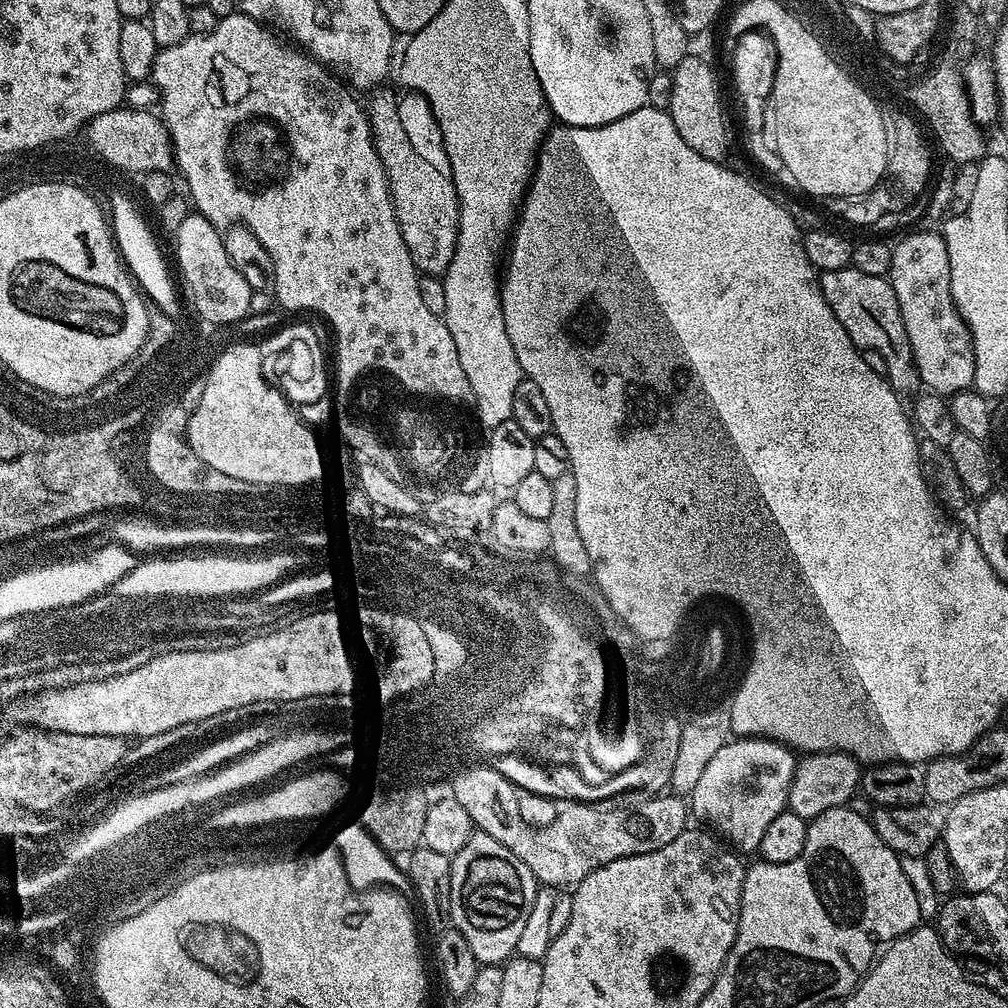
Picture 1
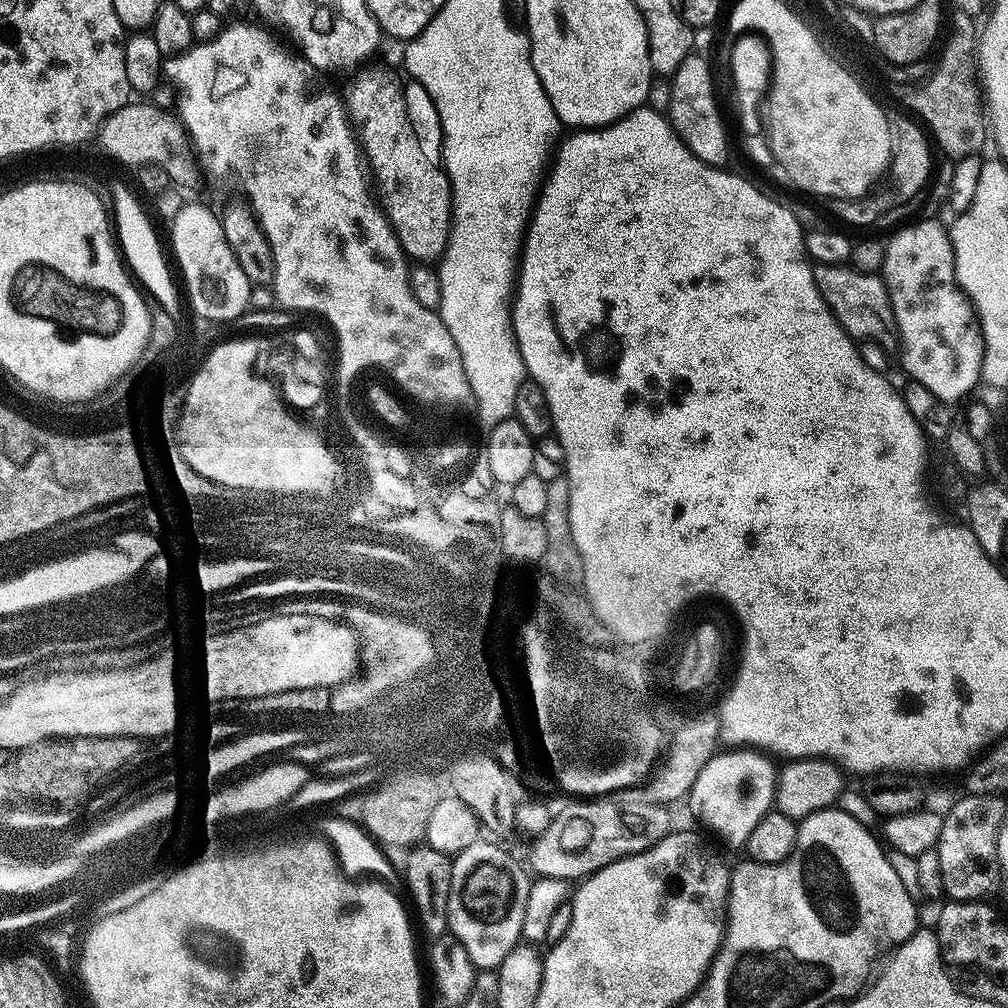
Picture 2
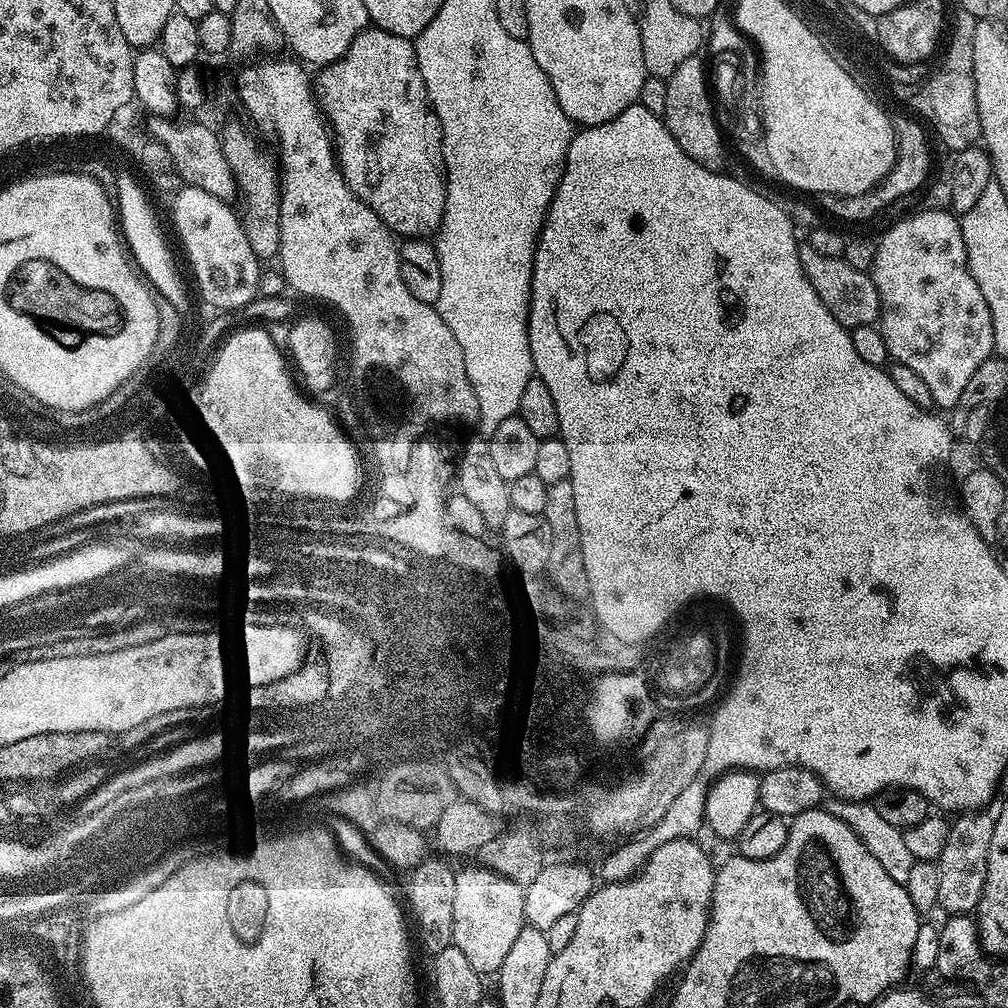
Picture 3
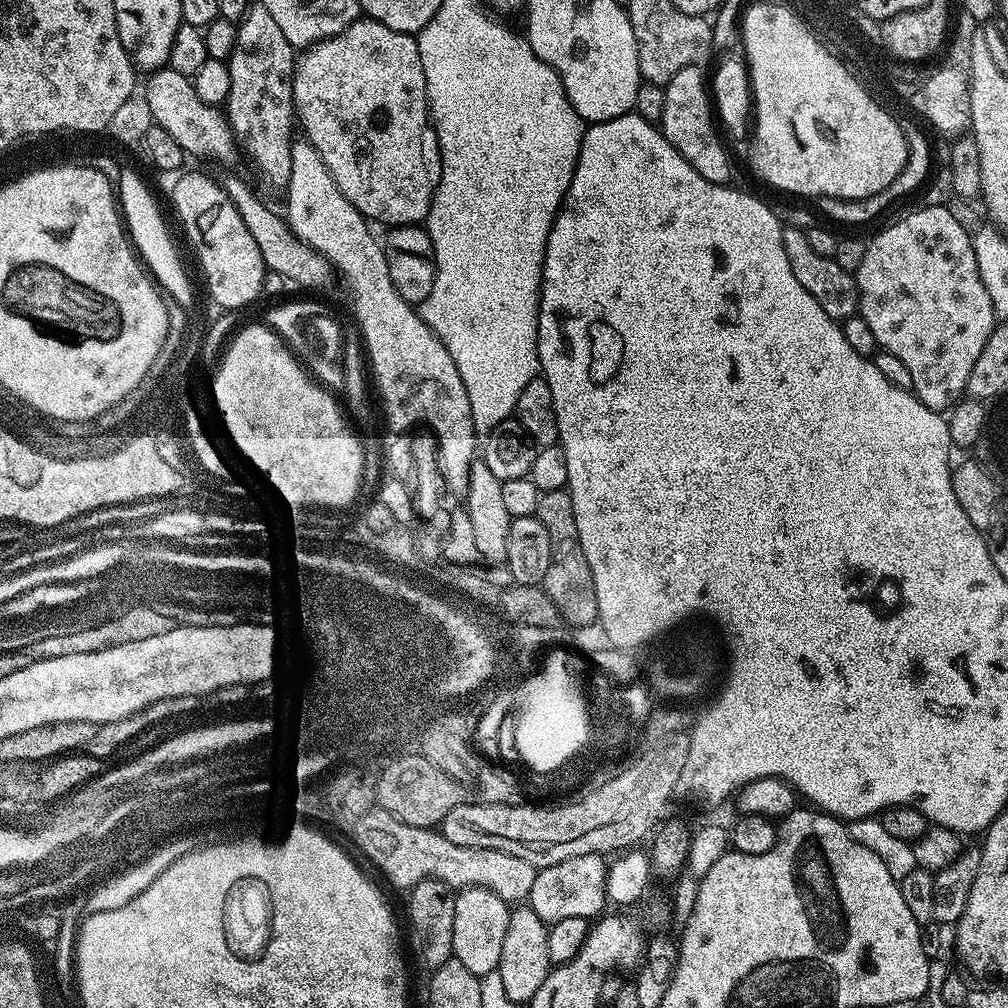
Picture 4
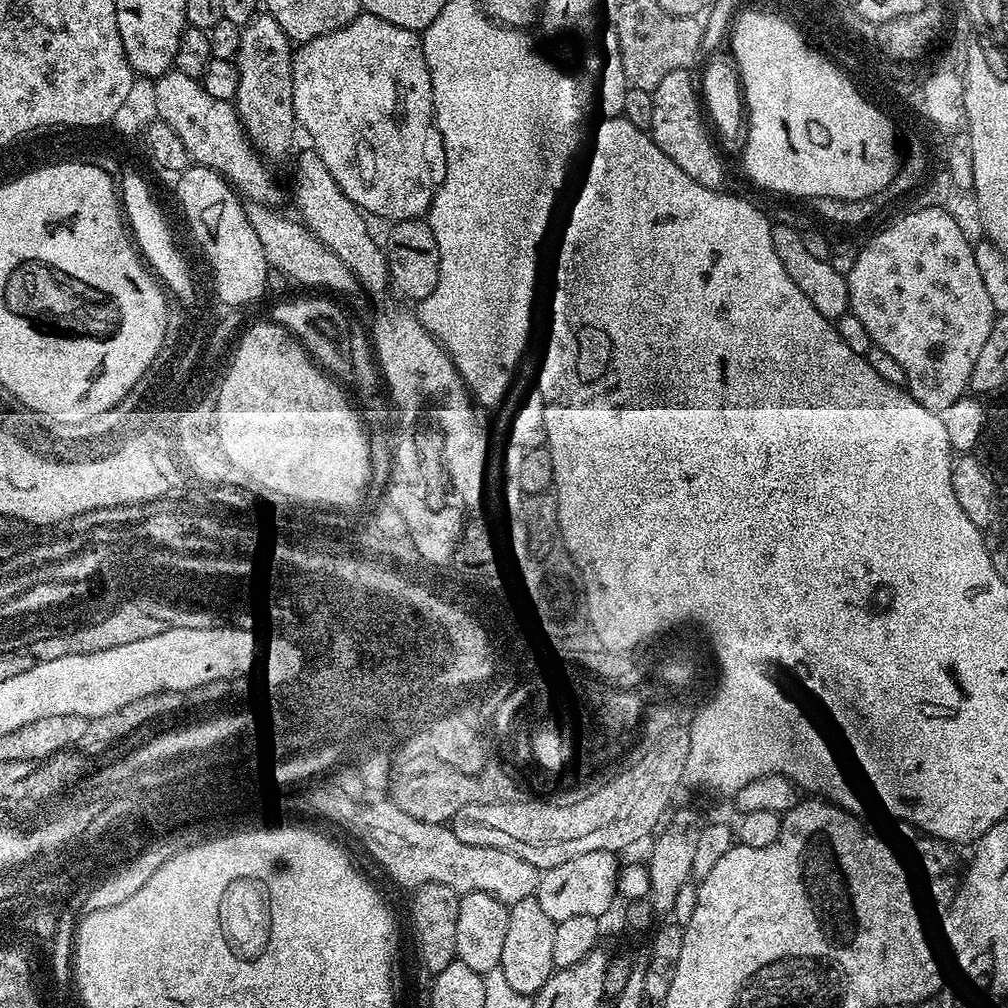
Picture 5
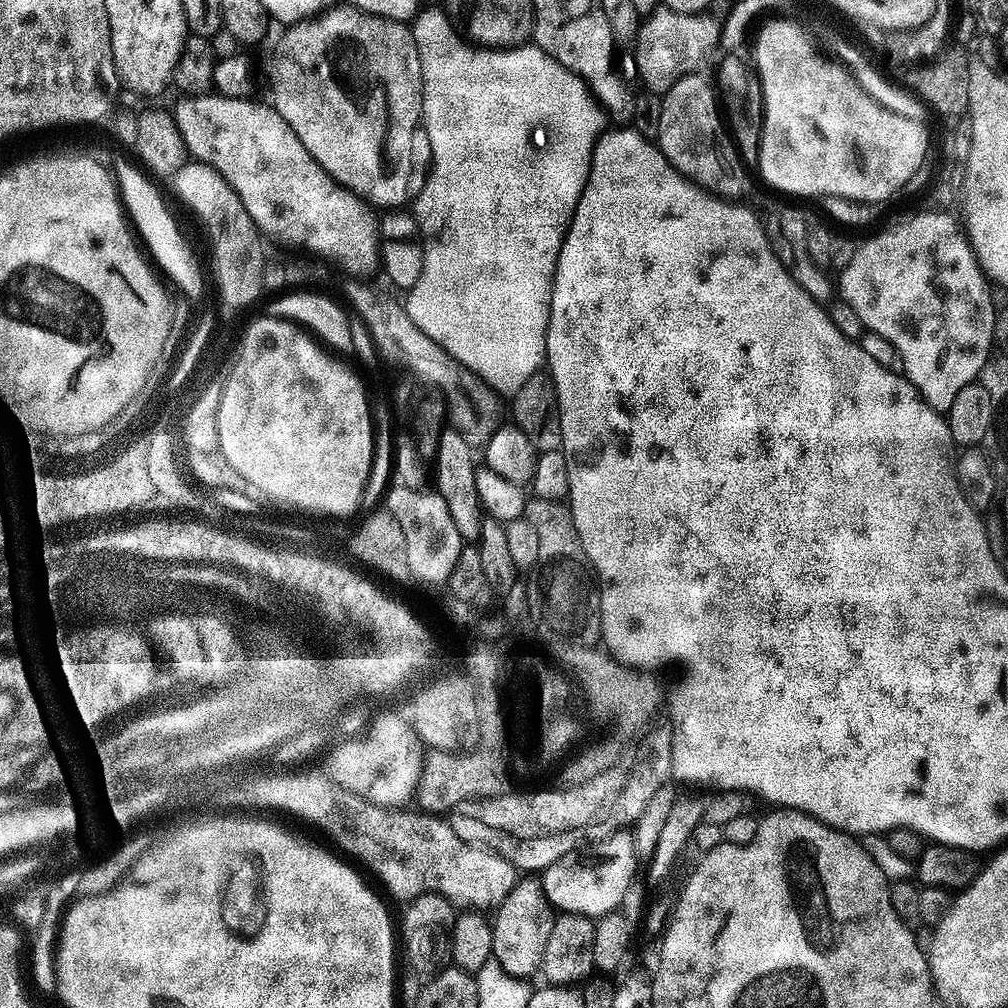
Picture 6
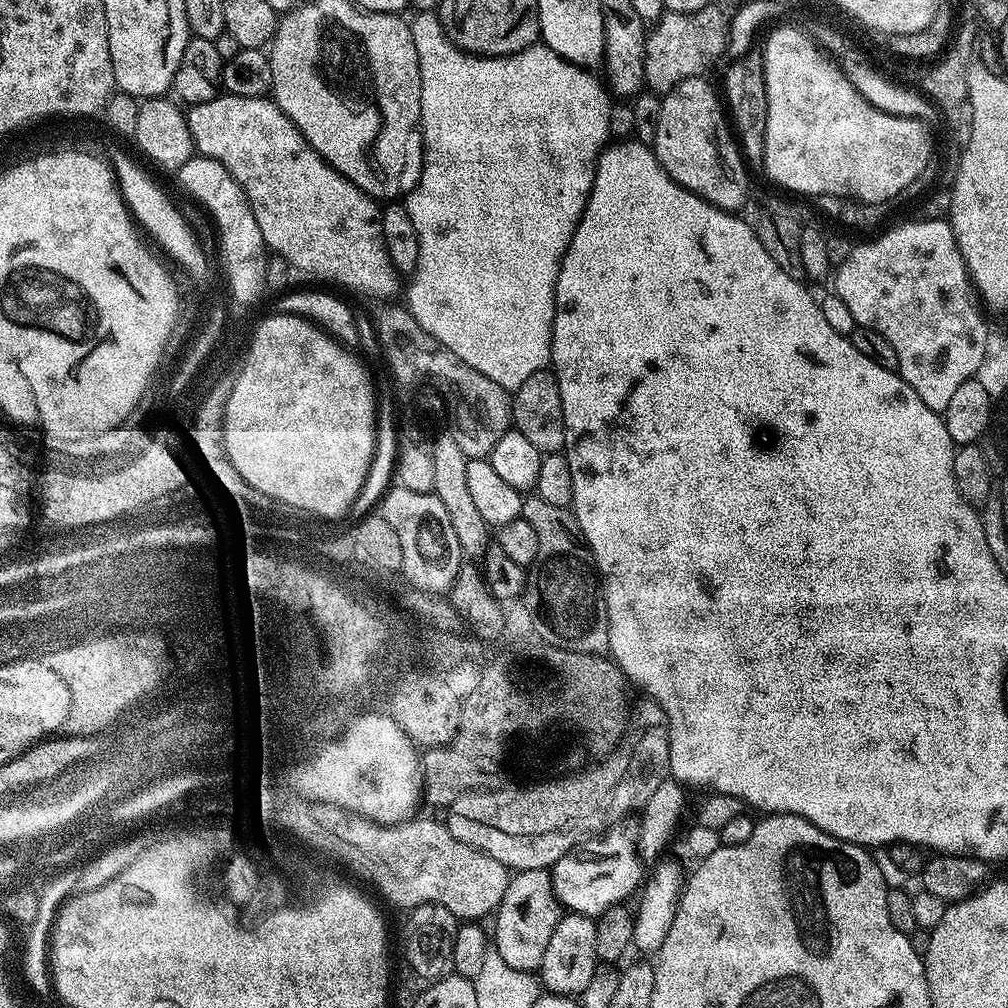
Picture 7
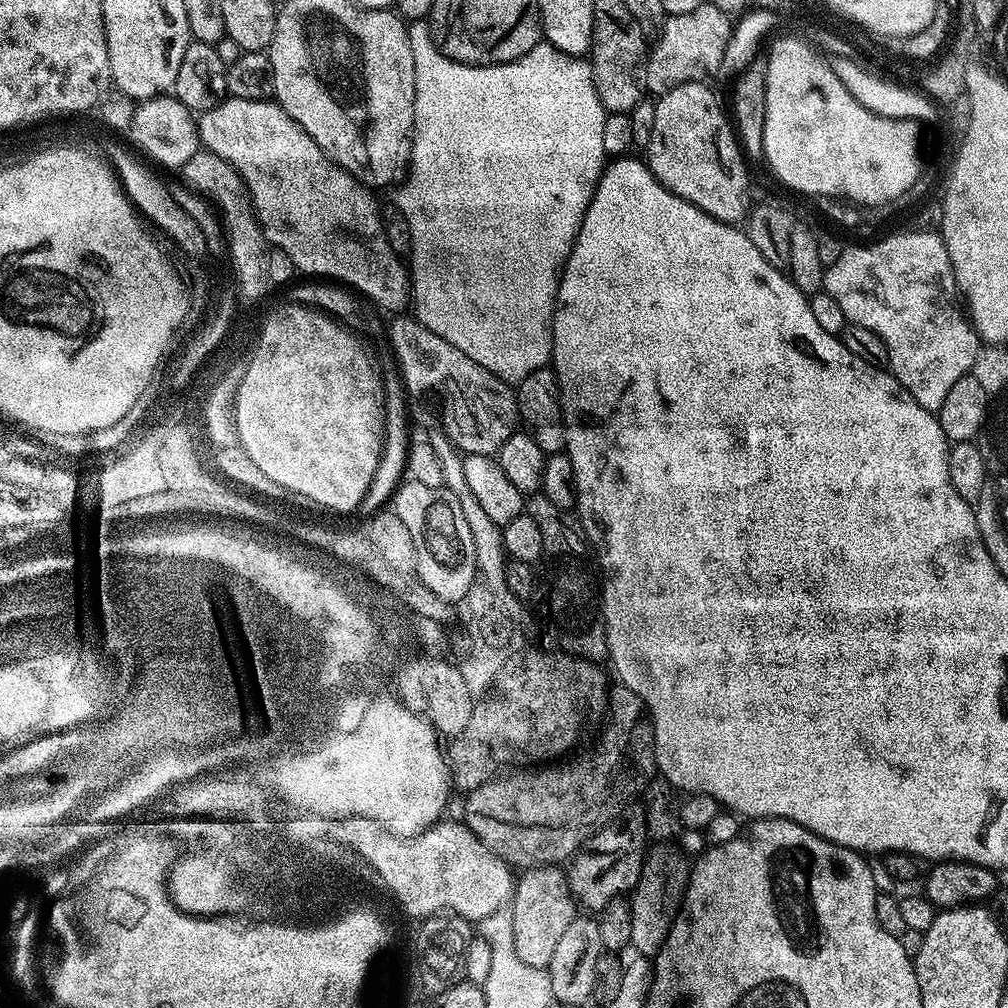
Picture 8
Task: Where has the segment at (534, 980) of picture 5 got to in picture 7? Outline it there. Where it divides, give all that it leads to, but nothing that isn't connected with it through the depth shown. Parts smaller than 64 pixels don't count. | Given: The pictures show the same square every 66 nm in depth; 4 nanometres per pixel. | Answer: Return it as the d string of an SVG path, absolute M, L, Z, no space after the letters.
M526 868L517 871L509 879L506 894L500 907L494 913L496 919L496 936L494 932L494 952L500 955L500 964L512 968L515 972L535 973L542 962L542 954L546 954L546 945L550 943L550 934L554 934L554 926L558 926L562 915L562 905L552 890L551 875L542 868Z

